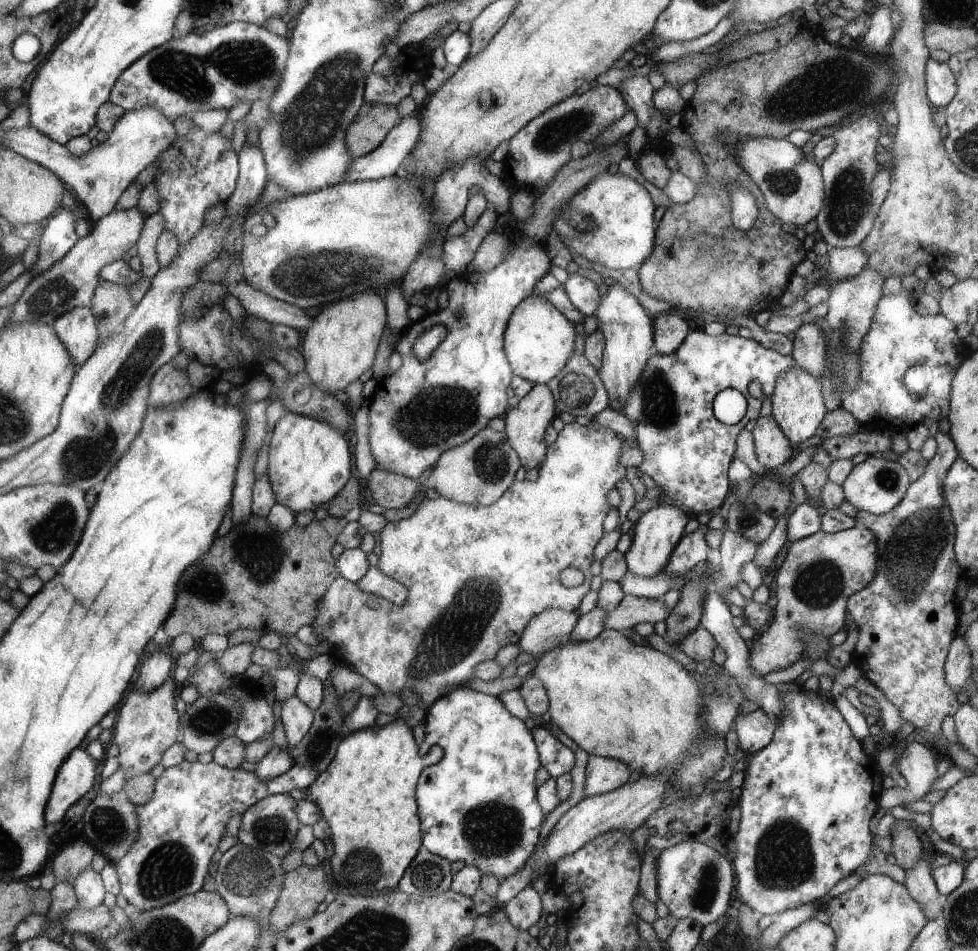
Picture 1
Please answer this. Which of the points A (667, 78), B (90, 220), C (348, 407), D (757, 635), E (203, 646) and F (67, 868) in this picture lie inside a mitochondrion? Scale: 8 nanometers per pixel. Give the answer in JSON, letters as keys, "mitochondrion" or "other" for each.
{"A":"other","B":"other","C":"other","D":"other","E":"other","F":"other"}

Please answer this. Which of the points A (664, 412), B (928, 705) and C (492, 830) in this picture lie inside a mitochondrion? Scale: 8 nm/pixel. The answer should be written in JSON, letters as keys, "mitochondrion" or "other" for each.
{"A":"mitochondrion","B":"other","C":"mitochondrion"}

